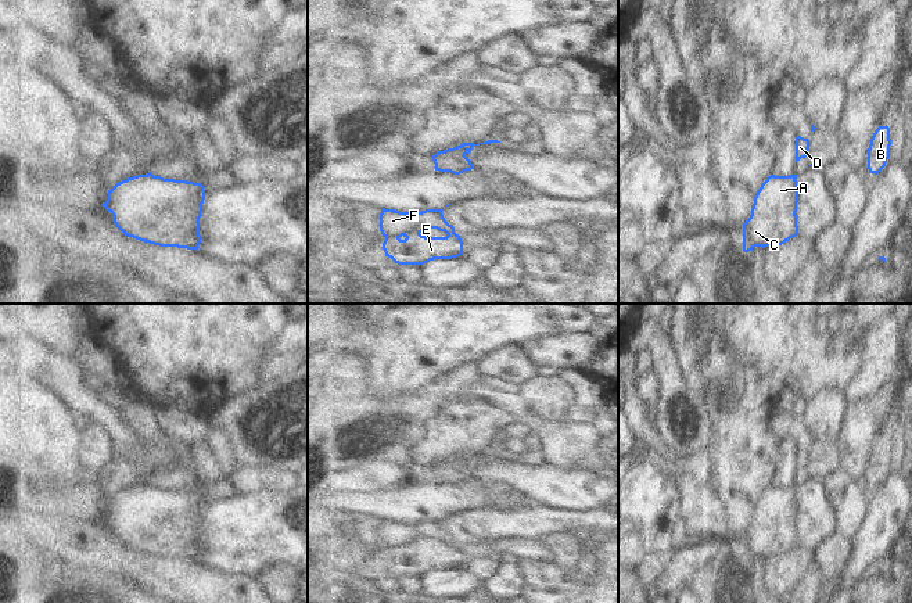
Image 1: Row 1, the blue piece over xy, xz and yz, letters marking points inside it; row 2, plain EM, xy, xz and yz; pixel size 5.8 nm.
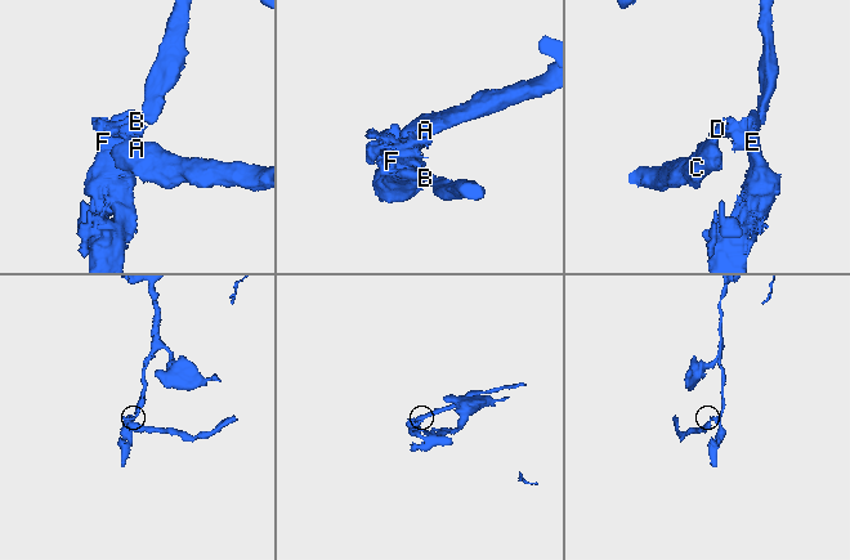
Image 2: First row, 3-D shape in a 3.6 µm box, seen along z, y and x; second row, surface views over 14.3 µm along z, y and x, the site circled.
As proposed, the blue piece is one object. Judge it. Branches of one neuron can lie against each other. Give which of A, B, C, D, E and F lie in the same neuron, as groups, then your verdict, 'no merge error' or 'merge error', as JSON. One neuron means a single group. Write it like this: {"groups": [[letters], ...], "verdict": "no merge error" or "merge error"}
{"groups": [["A", "C"], ["B", "D", "E", "F"]], "verdict": "merge error"}

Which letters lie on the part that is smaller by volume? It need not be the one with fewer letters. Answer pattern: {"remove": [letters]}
{"remove": ["A", "C"]}

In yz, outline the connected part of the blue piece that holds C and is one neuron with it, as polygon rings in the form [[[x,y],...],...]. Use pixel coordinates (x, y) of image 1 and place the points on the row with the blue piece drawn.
[[[771,175],[754,197],[750,218],[743,223],[743,251],[782,245],[798,236],[798,189],[796,175]]]

